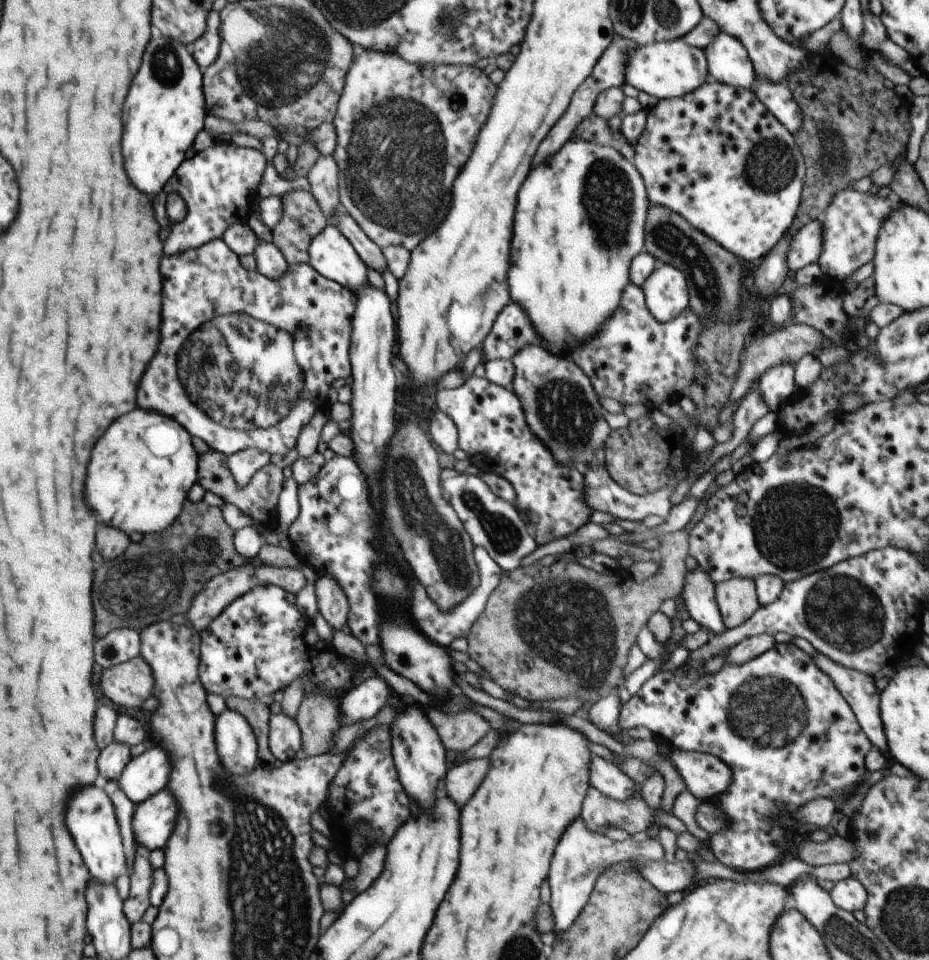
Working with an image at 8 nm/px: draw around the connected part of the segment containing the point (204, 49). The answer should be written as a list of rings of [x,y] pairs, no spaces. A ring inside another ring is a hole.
[[[210,11],[205,34],[190,46],[194,58],[203,69],[210,67],[219,58],[220,42],[223,39],[223,33],[219,33],[219,30],[223,29],[224,22],[220,12]]]

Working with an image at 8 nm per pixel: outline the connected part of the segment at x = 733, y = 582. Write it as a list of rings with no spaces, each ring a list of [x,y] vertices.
[[[733,577],[717,583],[715,594],[723,624],[728,629],[739,627],[761,607],[752,579]]]

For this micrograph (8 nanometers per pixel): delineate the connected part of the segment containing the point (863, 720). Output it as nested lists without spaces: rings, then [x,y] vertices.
[[[816,651],[813,661],[821,668],[836,685],[838,692],[846,699],[846,702],[853,708],[859,725],[870,739],[874,746],[877,746],[884,754],[888,754],[887,742],[884,732],[884,725],[881,719],[881,690],[875,685],[876,677],[863,672],[858,672],[855,668],[845,667],[842,663],[837,663],[829,656]]]

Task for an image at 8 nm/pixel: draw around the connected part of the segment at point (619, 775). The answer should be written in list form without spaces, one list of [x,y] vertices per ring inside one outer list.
[[[591,754],[589,760],[590,786],[614,800],[627,801],[635,793],[635,782],[614,762]]]

